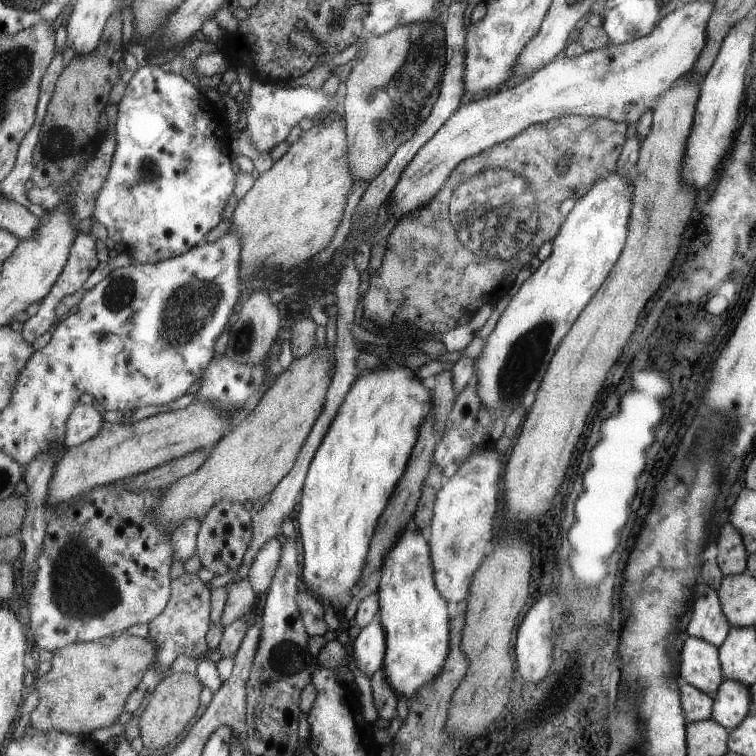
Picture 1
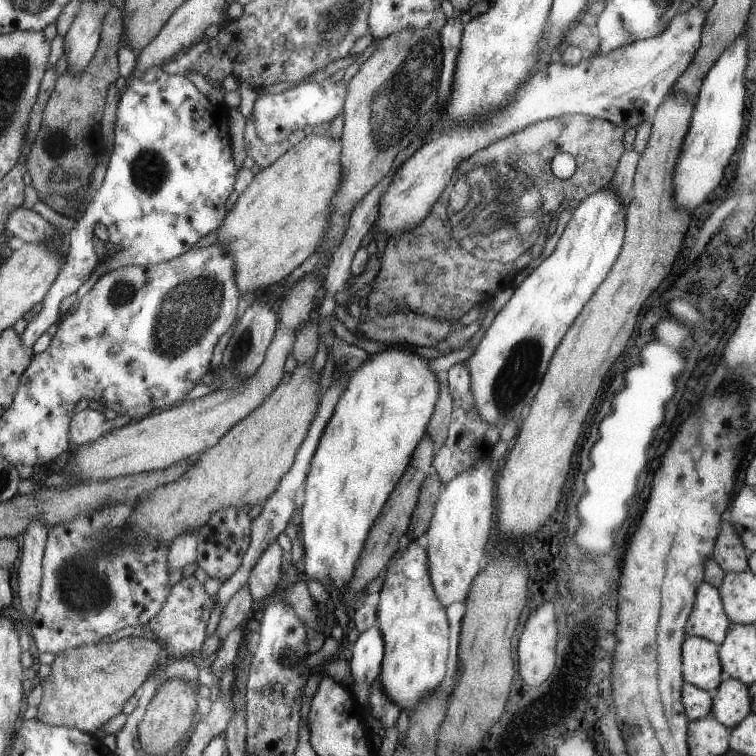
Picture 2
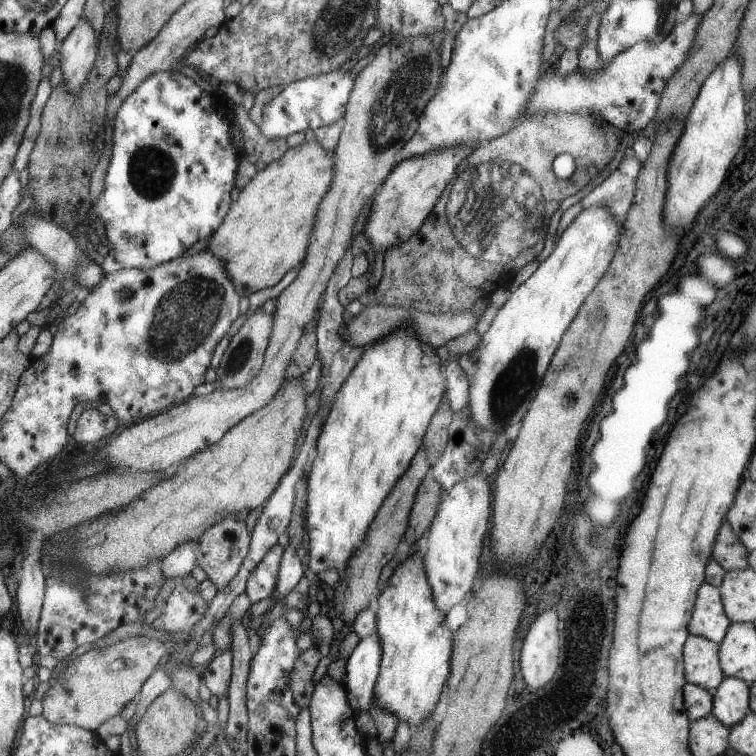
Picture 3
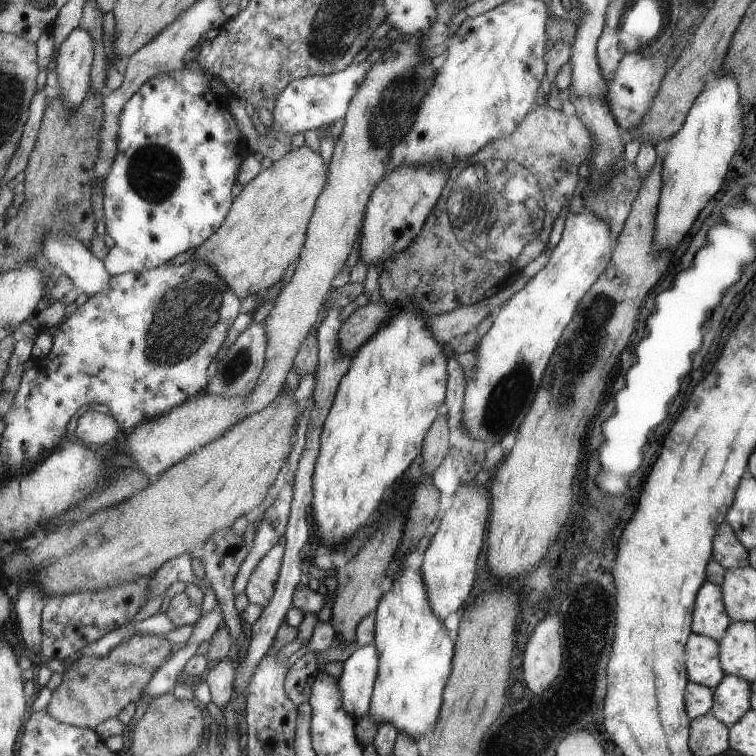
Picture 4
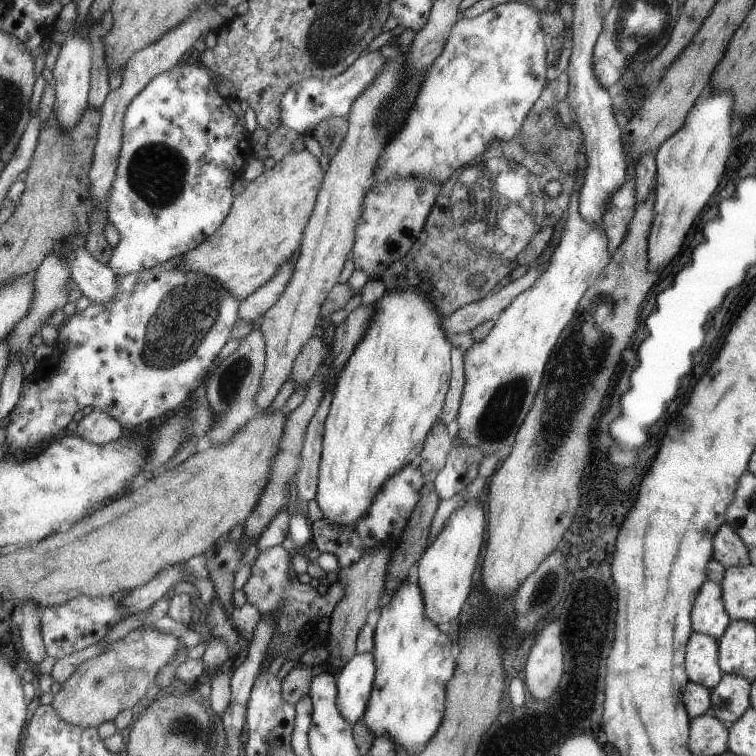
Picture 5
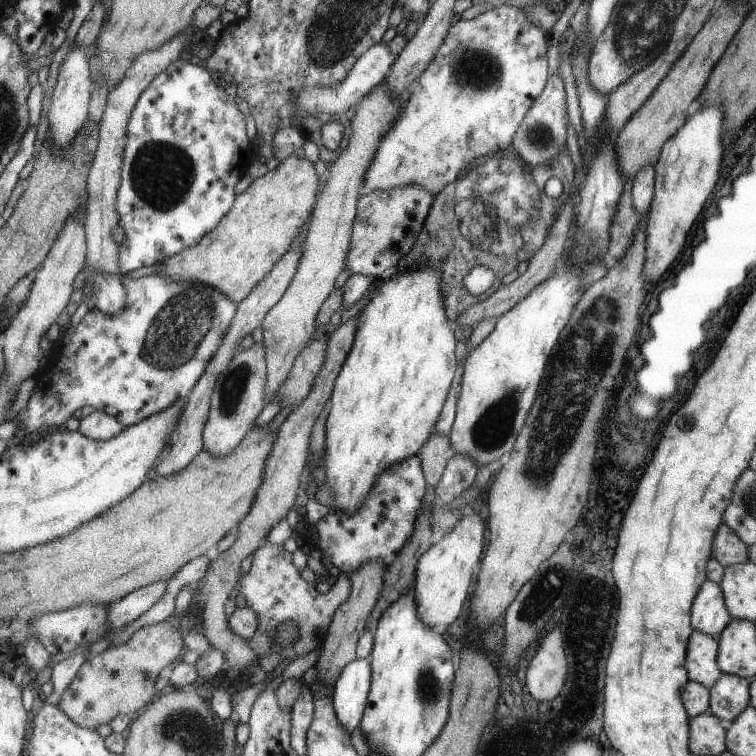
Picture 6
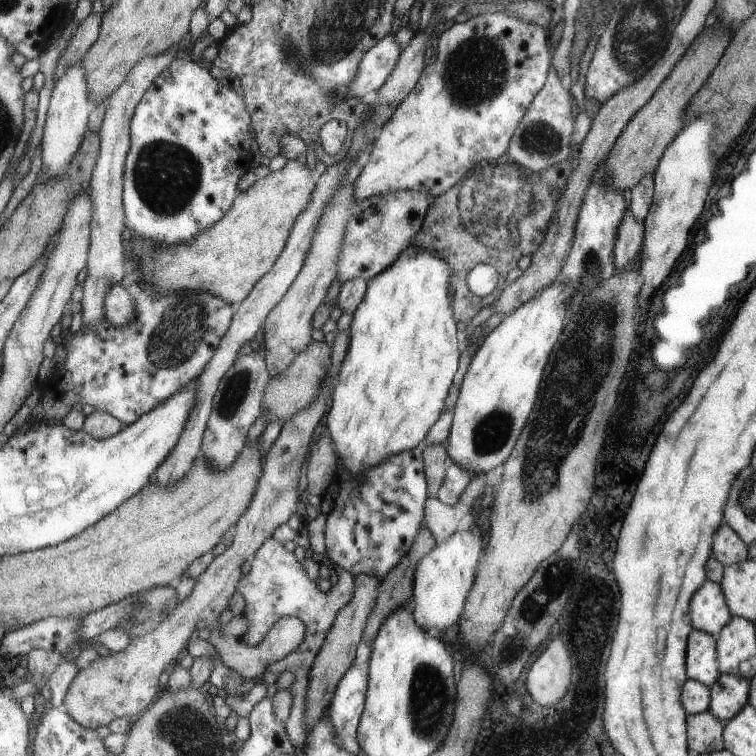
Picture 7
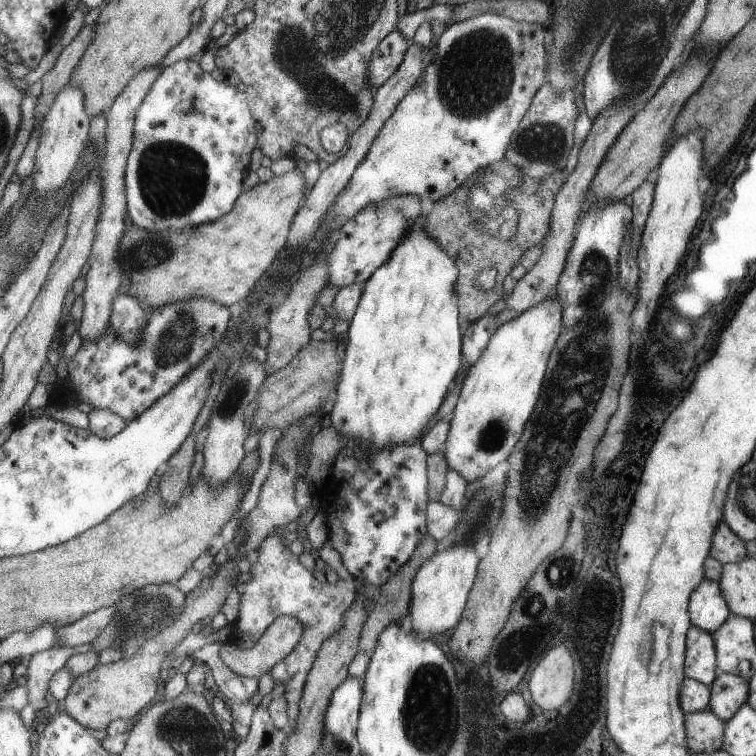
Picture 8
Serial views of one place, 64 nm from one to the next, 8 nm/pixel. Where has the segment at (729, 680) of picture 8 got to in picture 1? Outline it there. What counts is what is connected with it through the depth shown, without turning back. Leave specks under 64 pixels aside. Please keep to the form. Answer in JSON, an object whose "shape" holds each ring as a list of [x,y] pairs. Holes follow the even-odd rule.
{"shape":[[[723,680],[711,696],[714,696],[714,711],[710,718],[718,721],[723,728],[737,727],[750,712],[750,690],[738,681]]]}

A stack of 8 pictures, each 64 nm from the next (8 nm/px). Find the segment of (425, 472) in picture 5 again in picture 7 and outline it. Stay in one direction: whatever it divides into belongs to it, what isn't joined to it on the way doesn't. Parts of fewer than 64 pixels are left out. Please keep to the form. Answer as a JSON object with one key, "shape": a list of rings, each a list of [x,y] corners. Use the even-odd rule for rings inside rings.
{"shape":[[[446,442],[428,445],[423,449],[427,493],[431,499],[436,499],[439,486],[445,475],[445,470],[450,466],[451,462],[446,452]]]}

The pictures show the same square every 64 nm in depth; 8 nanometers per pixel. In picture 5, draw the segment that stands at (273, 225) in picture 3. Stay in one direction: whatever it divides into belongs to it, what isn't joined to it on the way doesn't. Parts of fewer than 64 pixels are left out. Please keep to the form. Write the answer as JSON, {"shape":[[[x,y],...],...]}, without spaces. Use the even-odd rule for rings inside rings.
{"shape":[[[307,150],[288,152],[279,162],[275,162],[272,168],[264,170],[257,178],[251,180],[240,194],[235,195],[230,214],[223,219],[222,226],[217,228],[213,235],[207,236],[197,247],[185,252],[177,264],[177,270],[199,272],[210,276],[213,280],[218,280],[219,284],[222,284],[223,288],[226,288],[227,292],[237,300],[245,299],[269,282],[275,272],[278,272],[278,268],[287,263],[293,252],[301,246],[302,235],[306,223],[313,214],[323,176],[318,159]]]}

